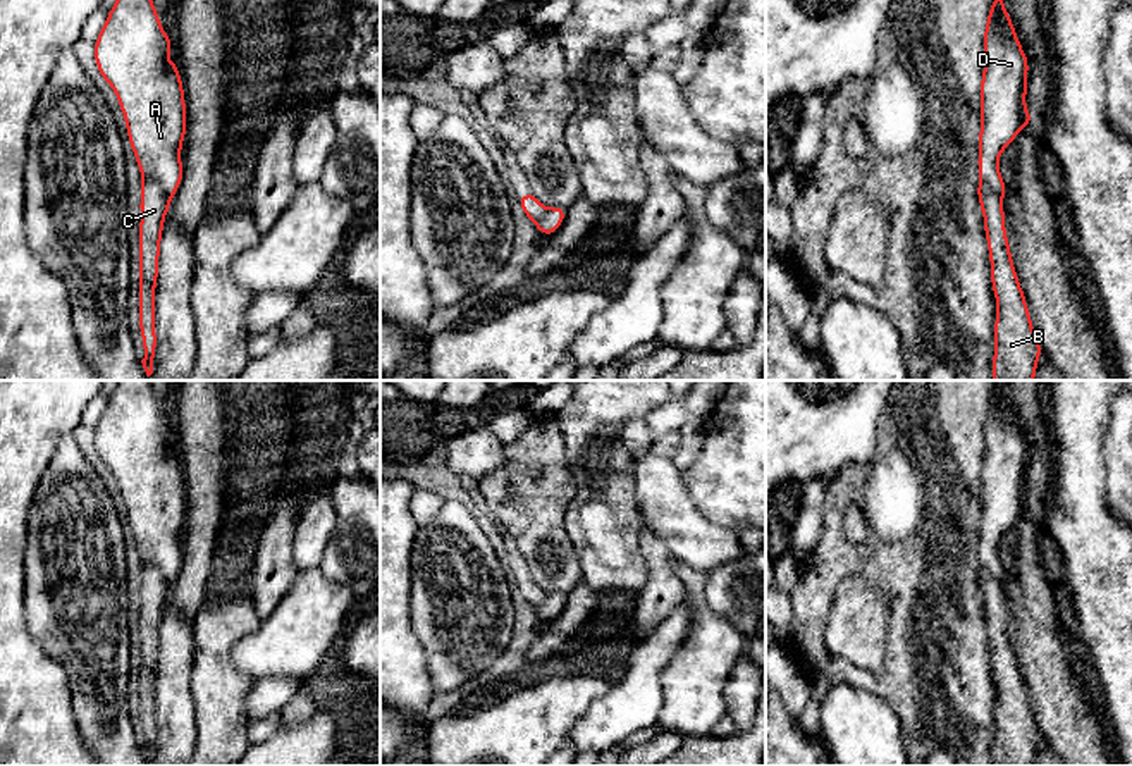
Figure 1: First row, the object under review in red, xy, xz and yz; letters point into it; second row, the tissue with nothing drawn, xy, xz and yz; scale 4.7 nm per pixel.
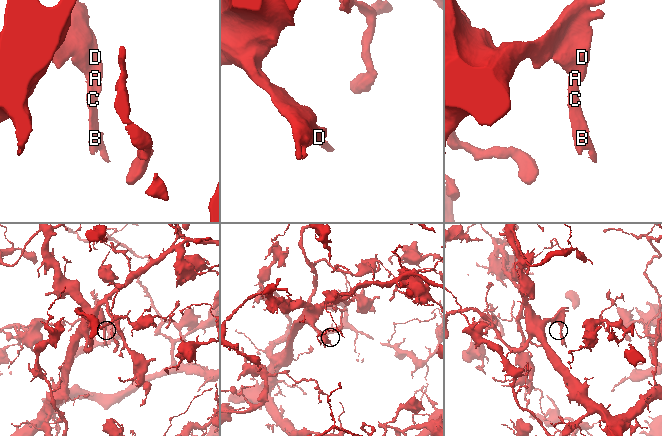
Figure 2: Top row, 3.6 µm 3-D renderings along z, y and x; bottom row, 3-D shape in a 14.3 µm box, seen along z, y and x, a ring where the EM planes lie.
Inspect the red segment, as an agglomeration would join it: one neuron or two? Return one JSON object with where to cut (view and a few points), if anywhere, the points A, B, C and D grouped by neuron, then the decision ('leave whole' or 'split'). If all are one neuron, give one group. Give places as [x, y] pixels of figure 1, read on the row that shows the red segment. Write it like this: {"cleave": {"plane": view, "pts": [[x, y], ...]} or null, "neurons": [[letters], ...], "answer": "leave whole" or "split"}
{"cleave": {"plane": "xy", "pts": [[141, 172], [150, 176], [169, 198]]}, "neurons": [["A", "D"], ["B", "C"]], "answer": "split"}

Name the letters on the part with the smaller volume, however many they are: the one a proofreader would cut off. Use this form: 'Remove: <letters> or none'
Remove: B, C

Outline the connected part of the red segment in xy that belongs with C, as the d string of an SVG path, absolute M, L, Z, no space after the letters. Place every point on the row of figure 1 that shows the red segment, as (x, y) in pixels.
M141 174L141 222L139 222L139 332L143 336L145 358L141 360L146 375L153 374L157 332L155 332L155 287L158 277L160 239L163 219L170 208L170 198L160 184Z

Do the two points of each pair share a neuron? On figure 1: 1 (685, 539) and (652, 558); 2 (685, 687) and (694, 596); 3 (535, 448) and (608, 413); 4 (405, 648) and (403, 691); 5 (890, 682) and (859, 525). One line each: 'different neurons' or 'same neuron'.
1: different neurons
2: same neuron
3: different neurons
4: same neuron
5: different neurons

